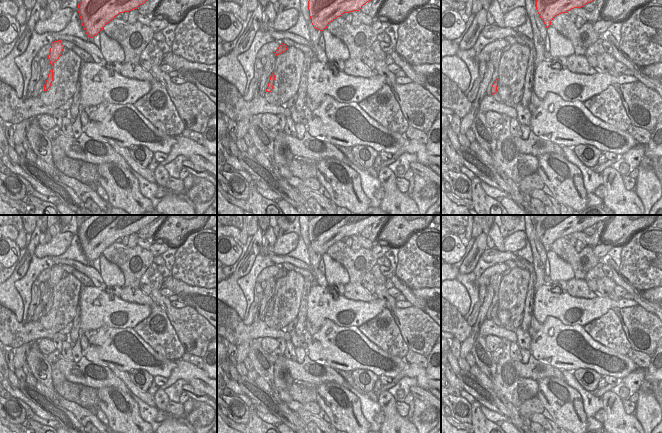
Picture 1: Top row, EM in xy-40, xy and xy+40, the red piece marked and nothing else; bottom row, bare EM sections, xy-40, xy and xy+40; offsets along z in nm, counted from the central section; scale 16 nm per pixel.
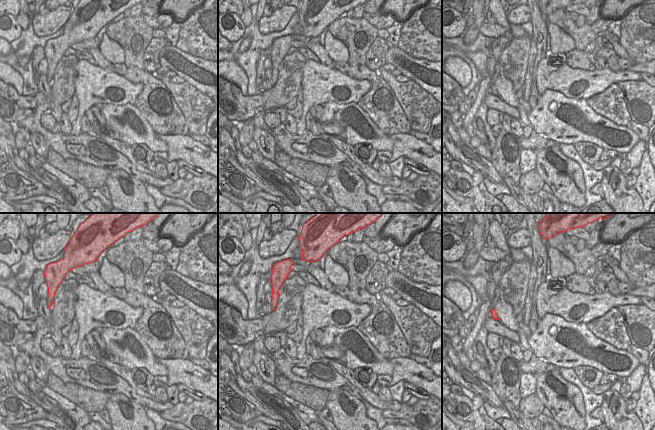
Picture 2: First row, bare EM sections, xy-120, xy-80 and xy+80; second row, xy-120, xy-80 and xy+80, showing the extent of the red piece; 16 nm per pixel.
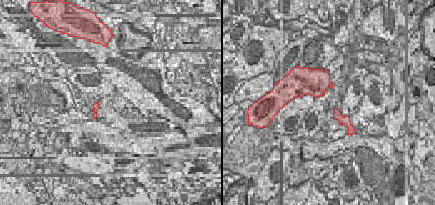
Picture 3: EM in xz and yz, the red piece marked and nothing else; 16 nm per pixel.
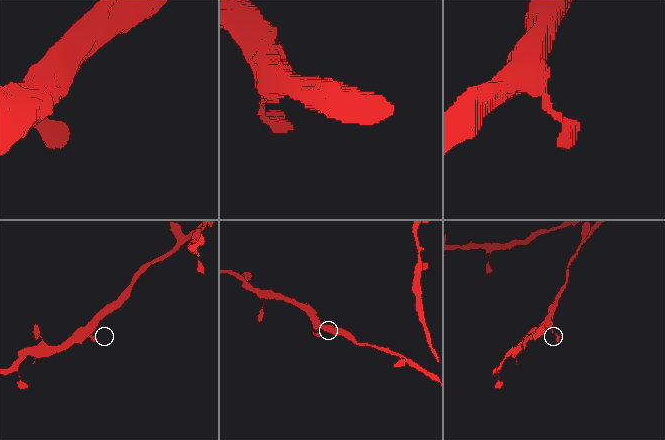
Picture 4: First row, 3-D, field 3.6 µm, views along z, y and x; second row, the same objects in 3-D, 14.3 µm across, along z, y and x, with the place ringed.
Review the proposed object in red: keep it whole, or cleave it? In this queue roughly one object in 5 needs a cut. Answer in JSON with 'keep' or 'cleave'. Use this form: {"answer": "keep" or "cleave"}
{"answer": "keep"}

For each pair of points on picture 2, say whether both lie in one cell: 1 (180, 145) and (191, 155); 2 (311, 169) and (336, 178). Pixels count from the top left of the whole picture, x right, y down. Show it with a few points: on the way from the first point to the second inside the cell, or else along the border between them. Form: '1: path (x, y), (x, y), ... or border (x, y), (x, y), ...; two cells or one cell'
1: path (183, 147), (188, 152); one cell
2: border (329, 167), (324, 183); two cells

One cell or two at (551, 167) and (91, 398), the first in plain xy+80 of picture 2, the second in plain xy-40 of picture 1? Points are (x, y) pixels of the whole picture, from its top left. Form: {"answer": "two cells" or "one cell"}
{"answer": "two cells"}

